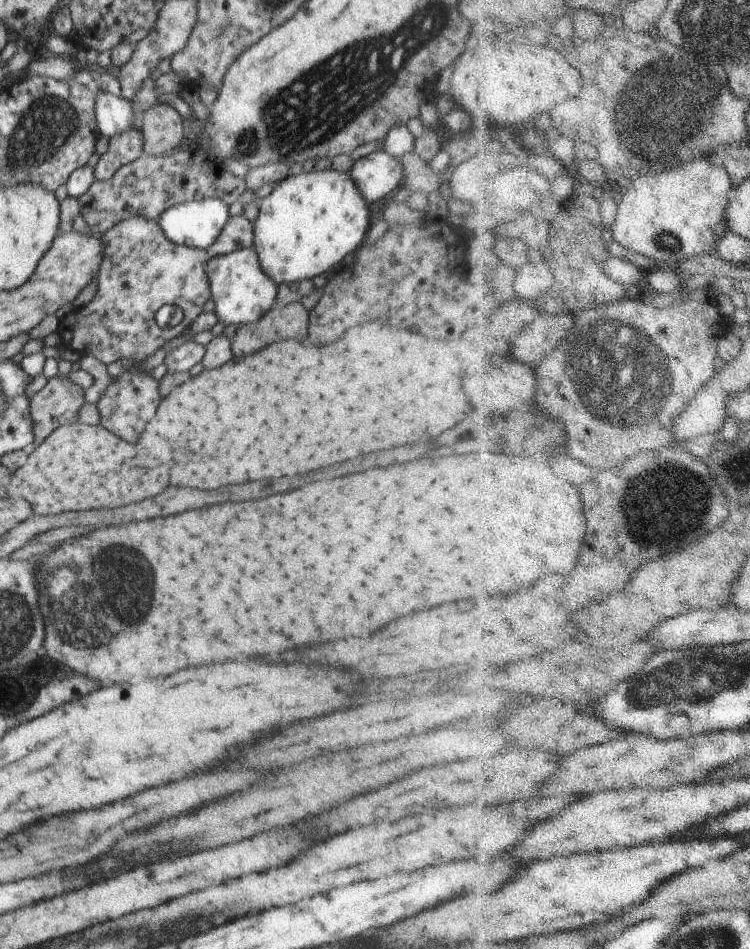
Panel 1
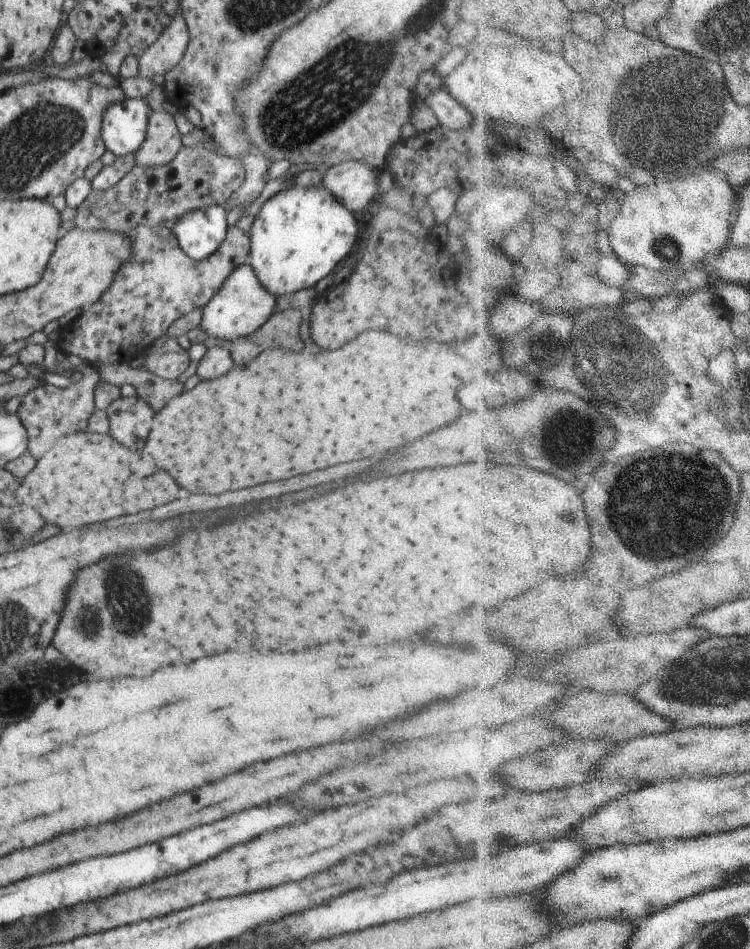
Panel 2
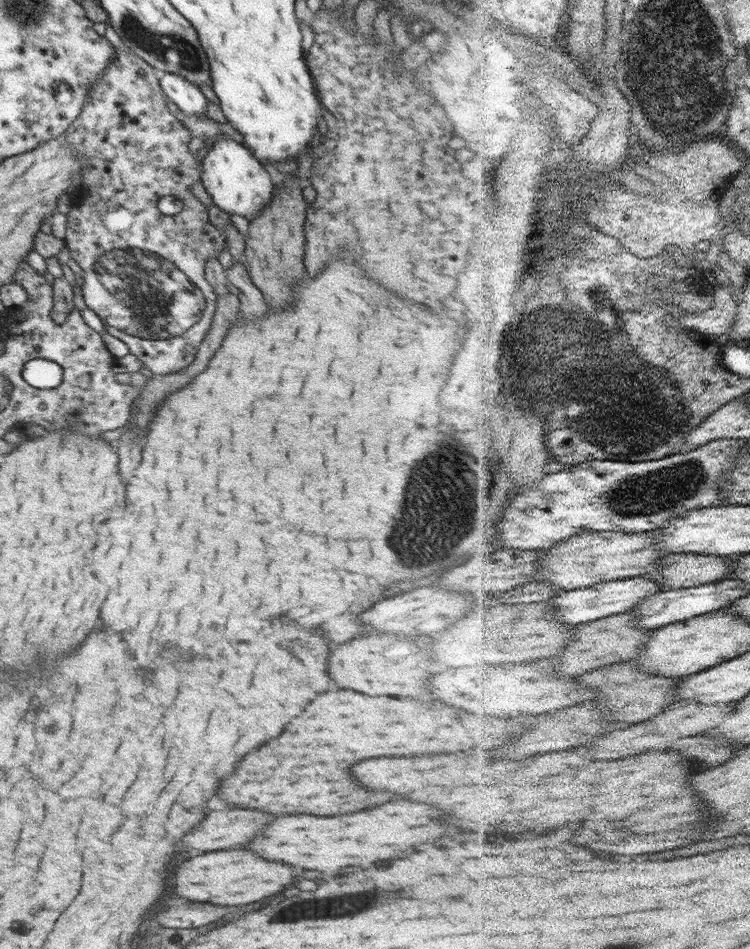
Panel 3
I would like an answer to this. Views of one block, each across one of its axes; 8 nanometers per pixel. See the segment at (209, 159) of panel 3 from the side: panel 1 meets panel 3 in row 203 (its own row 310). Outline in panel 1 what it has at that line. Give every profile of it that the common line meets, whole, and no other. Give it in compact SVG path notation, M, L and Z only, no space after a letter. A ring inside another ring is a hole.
M253 247L214 256L206 262L206 276L210 283L211 299L215 304L213 311L216 312L220 324L240 327L242 324L256 322L275 304L278 285L264 274Z

